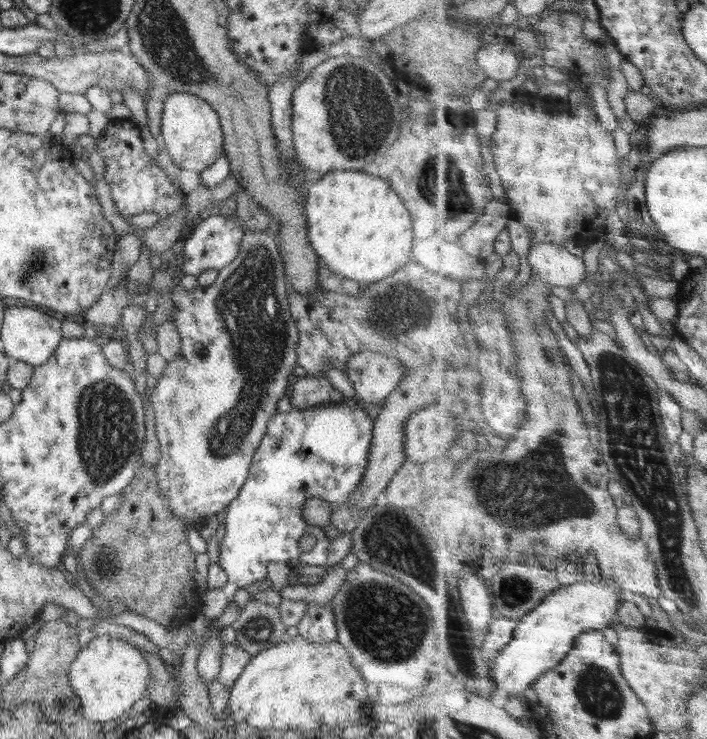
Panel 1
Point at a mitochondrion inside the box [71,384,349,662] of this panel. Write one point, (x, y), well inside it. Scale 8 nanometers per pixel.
(259, 628)

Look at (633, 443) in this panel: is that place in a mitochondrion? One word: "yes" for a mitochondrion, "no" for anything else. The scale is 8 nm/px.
yes

